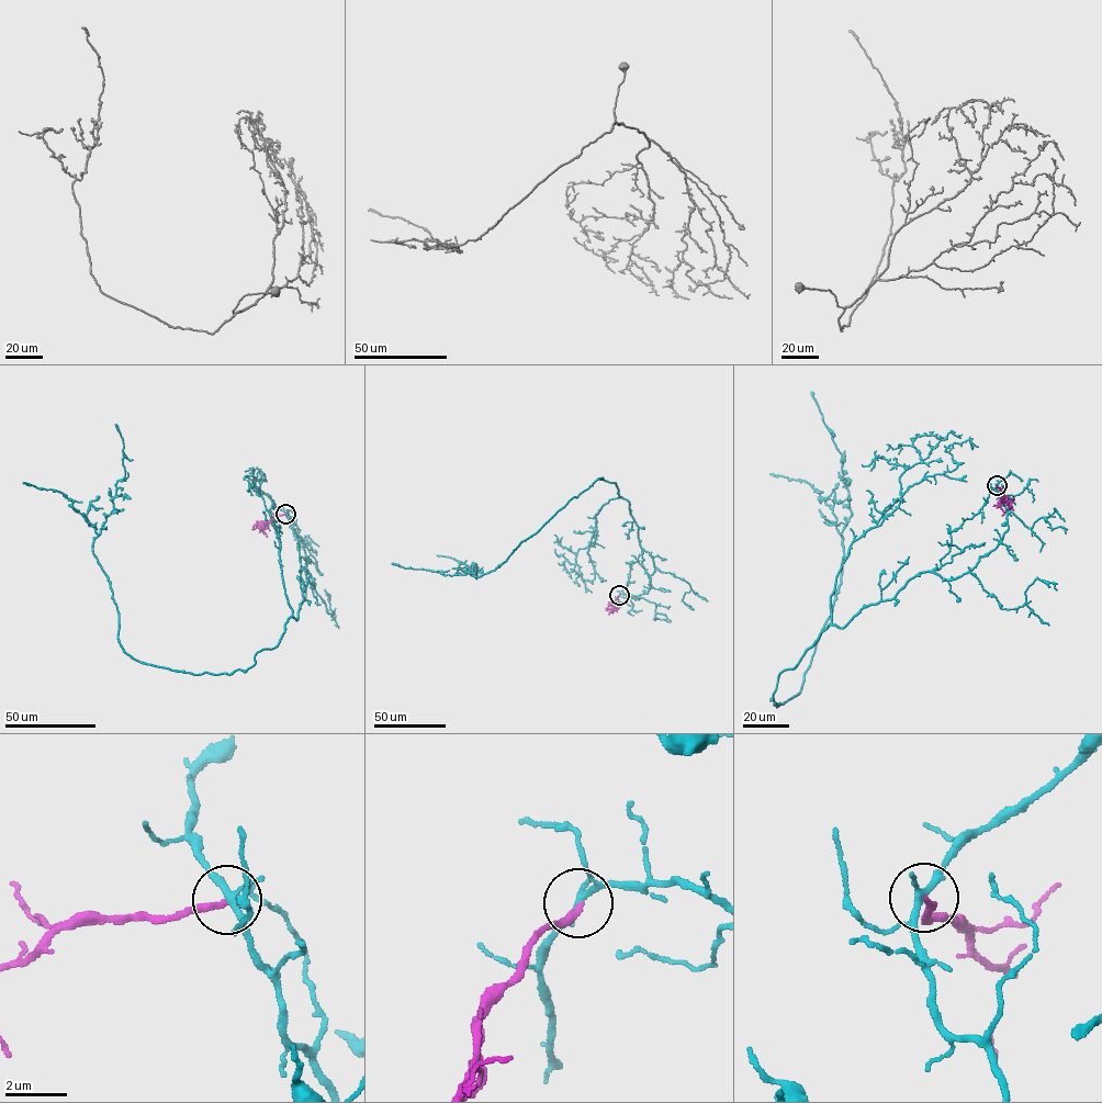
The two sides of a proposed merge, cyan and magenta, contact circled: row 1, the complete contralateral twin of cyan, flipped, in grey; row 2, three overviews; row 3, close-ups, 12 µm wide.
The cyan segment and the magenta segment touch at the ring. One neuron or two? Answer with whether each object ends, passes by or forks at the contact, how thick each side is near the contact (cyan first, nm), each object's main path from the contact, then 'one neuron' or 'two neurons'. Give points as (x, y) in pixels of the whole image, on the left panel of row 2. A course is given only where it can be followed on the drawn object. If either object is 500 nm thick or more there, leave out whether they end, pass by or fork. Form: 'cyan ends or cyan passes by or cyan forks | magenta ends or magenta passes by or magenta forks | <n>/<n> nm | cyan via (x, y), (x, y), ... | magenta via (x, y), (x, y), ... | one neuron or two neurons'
cyan forks | magenta ends | 200/200 nm | cyan via (285, 514), (313, 582), (276, 646), (228, 674), (135, 660), (117, 638), (92, 551), (125, 475), (115, 424) | magenta via (285, 514), (277, 515), (261, 530), (258, 527), (251, 529) | two neurons

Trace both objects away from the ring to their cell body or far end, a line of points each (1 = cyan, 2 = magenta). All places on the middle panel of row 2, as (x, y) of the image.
1: (619, 595), (647, 593), (654, 569), (629, 503), (603, 477), (490, 572), (476, 577), (465, 564), (437, 555)
2: (619, 595), (615, 610), (608, 615)

